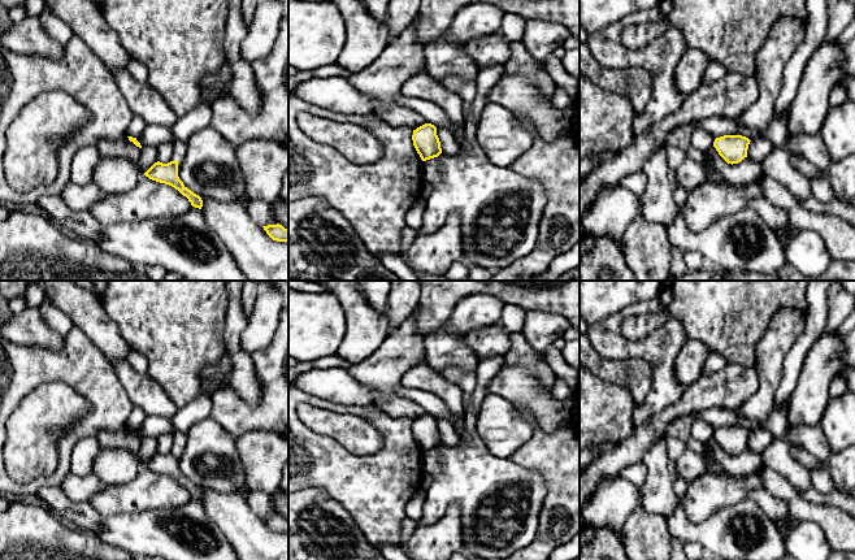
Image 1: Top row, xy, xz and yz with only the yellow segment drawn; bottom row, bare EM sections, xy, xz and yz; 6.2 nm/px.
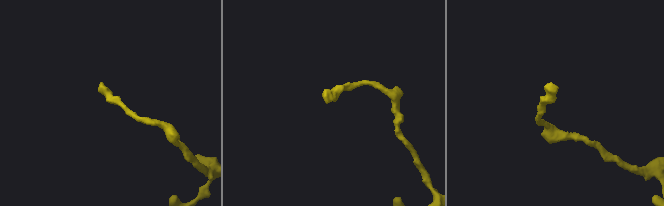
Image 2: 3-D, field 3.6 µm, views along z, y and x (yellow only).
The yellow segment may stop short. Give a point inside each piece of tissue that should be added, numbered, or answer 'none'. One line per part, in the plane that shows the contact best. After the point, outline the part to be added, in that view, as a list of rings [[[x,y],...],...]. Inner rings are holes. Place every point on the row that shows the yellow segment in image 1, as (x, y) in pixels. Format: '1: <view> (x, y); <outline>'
none

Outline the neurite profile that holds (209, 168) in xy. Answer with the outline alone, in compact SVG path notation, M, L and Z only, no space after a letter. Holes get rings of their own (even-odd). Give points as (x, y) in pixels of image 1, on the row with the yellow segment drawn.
M212 126L204 127L187 140L187 151L178 160L178 177L199 196L220 201L248 200L235 151L236 146Z

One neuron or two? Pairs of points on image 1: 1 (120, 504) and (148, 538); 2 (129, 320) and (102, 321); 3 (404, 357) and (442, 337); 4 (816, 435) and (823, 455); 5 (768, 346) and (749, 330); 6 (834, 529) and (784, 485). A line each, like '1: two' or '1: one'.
1: two
2: two
3: two
4: one
5: two
6: one

